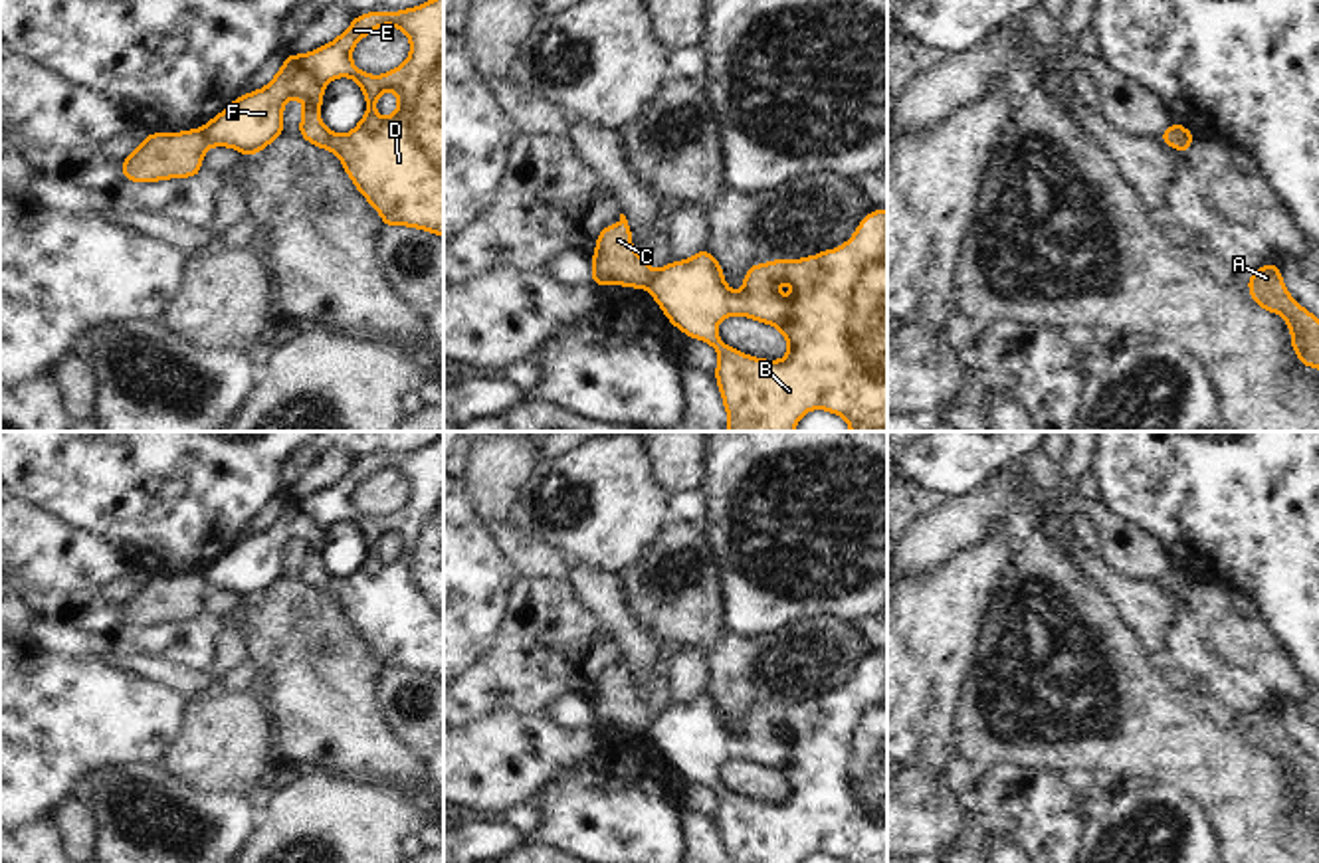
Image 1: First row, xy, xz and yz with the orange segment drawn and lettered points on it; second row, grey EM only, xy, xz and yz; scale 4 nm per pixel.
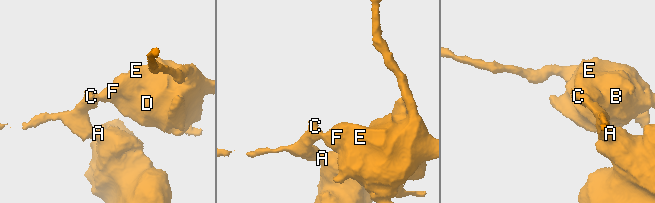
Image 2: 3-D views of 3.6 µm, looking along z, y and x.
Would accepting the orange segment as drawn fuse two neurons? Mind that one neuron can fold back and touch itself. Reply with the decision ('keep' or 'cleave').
cleave

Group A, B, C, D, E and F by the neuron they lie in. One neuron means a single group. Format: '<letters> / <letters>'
A C / B D E F

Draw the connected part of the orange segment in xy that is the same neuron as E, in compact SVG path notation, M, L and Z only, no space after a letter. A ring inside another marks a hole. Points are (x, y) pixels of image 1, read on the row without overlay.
M444 433L416 451L355 459L339 481L303 499L287 495L265 530L234 542L202 570L208 590L230 590L248 600L261 596L283 578L283 548L289 542L303 544L299 580L341 602L343 614L380 657L382 669L408 669L444 681ZM382 469L394 469L408 479L410 499L392 515L370 519L353 507L351 497L364 479ZM335 521L355 523L366 542L366 556L347 578L321 566L323 534ZM384 534L398 538L398 550L388 562L376 556L376 542Z

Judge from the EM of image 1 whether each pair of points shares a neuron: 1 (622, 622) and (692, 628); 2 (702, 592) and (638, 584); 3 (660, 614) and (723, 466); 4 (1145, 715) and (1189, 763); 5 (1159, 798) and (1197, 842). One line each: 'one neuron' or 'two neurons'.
1: two neurons
2: one neuron
3: two neurons
4: one neuron
5: one neuron

